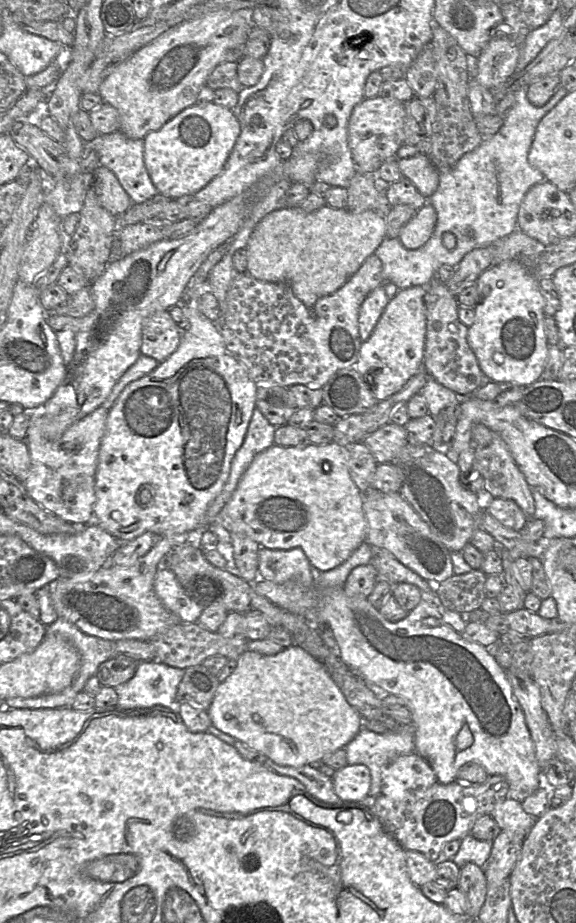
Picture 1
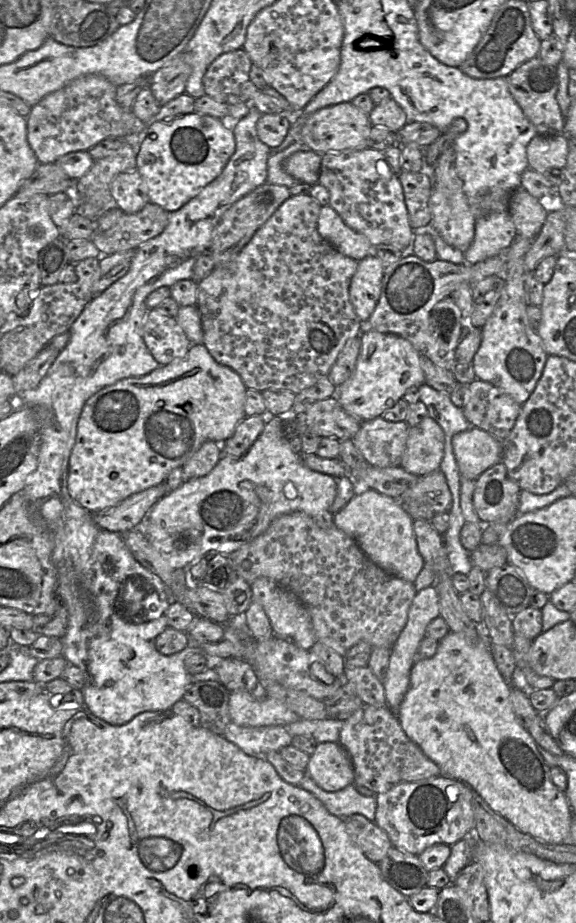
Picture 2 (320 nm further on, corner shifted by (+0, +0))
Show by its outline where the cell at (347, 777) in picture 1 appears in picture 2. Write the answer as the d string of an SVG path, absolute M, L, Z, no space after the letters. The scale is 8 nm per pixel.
M339 742L317 744L305 771L327 792L336 792L354 783L352 760Z

